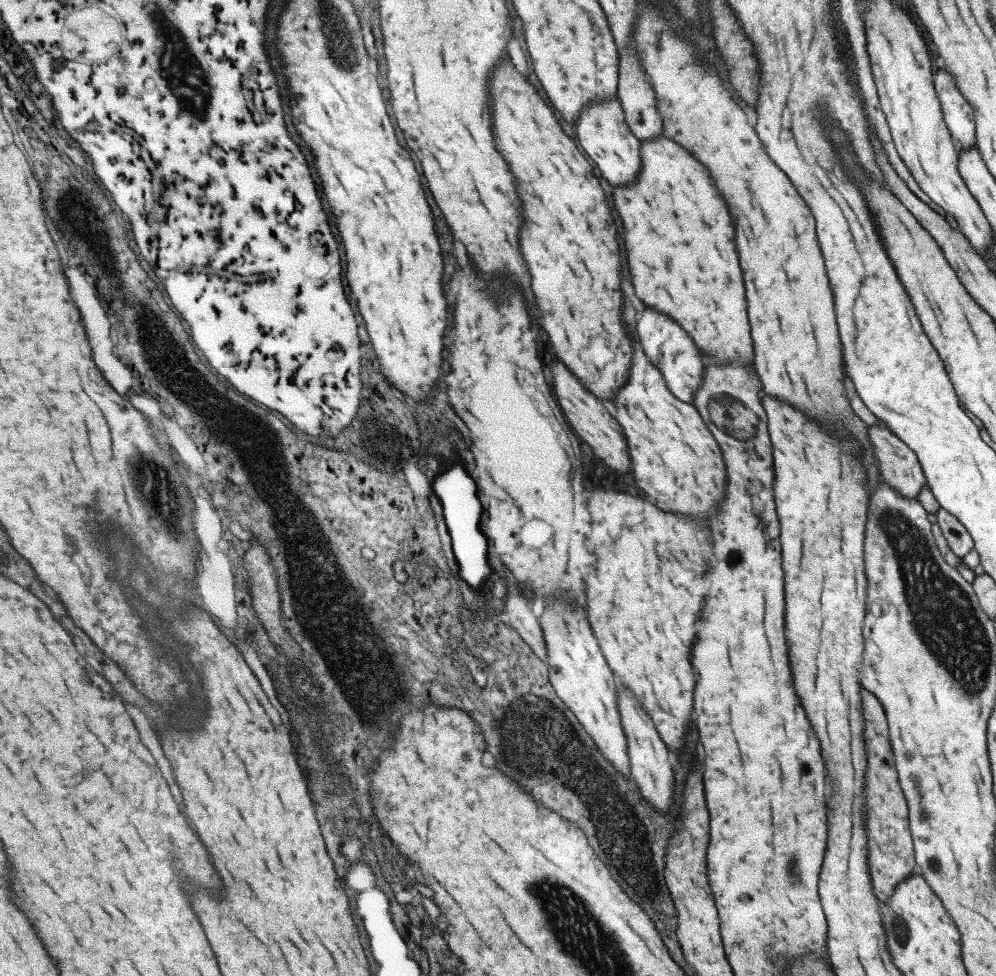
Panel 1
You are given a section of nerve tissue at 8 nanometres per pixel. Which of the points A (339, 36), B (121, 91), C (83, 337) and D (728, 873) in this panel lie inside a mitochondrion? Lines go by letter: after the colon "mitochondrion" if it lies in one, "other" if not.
A: mitochondrion
B: other
C: other
D: other

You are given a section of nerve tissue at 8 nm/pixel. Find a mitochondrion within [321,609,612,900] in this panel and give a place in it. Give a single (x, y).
(530, 764)

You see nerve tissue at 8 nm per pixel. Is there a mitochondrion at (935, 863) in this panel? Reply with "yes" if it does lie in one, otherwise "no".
yes

